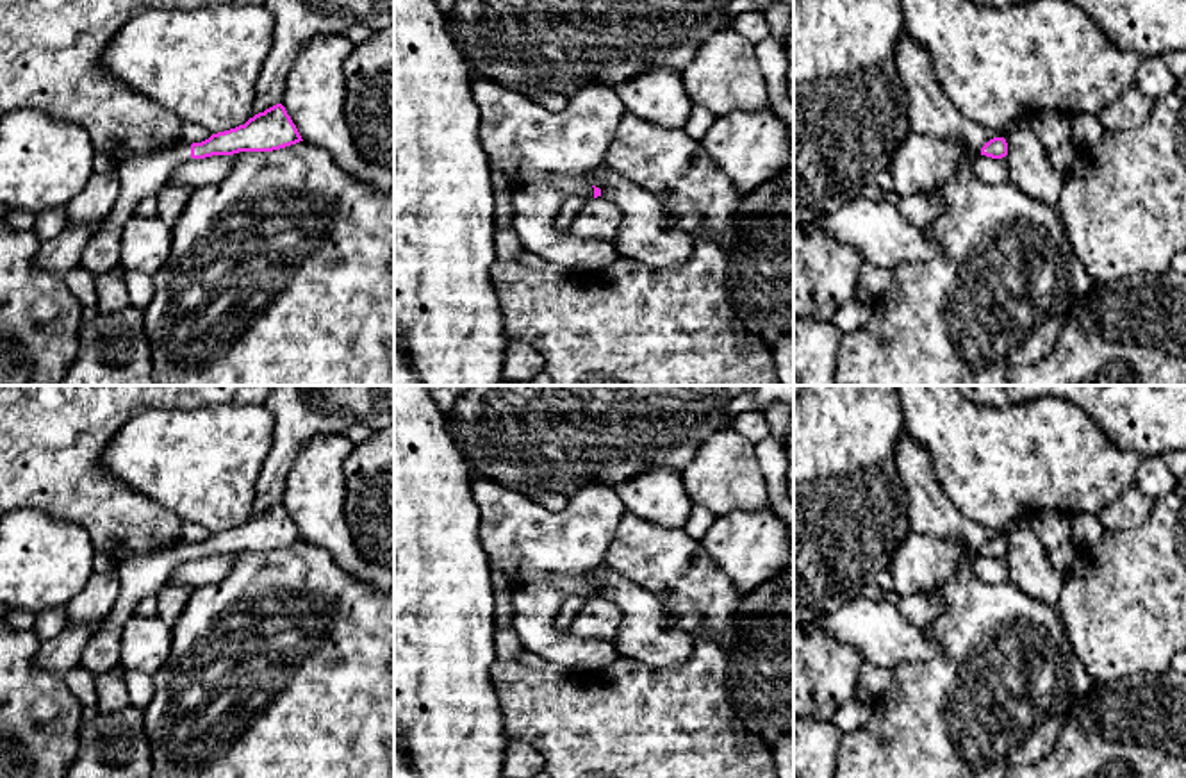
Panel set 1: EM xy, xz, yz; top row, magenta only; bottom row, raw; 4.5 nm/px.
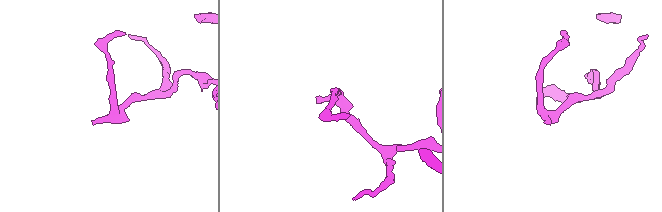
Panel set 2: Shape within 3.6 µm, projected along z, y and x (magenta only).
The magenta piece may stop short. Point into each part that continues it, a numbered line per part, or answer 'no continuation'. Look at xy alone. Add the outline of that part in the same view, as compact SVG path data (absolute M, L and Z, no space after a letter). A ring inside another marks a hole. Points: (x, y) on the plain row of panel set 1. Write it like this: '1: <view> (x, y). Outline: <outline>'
1: xy (143, 575). Outline: M180 542L169 551L141 553L116 564L118 600L102 619L100 630L86 644L80 666L96 676L116 667L121 655L121 632L127 621L136 616L137 603L146 596L157 596L173 571L191 559L191 544Z

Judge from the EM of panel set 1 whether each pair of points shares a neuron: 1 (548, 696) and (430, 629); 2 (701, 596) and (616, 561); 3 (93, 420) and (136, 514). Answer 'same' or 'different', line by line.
1: different
2: same
3: same

